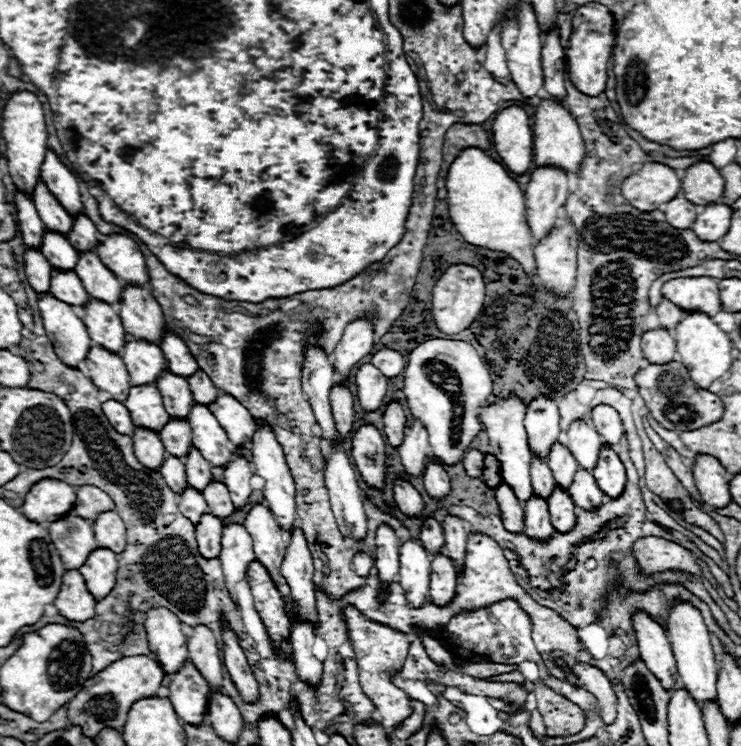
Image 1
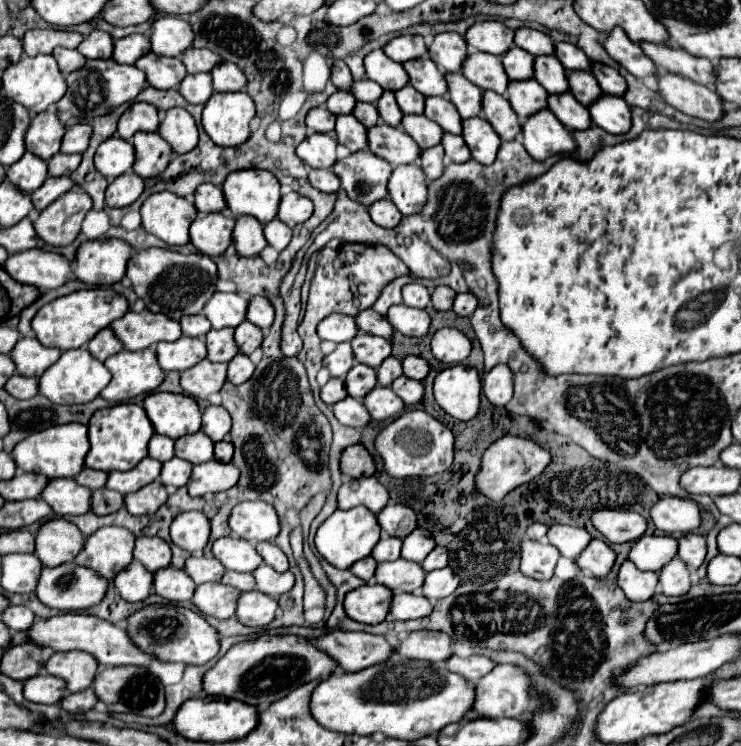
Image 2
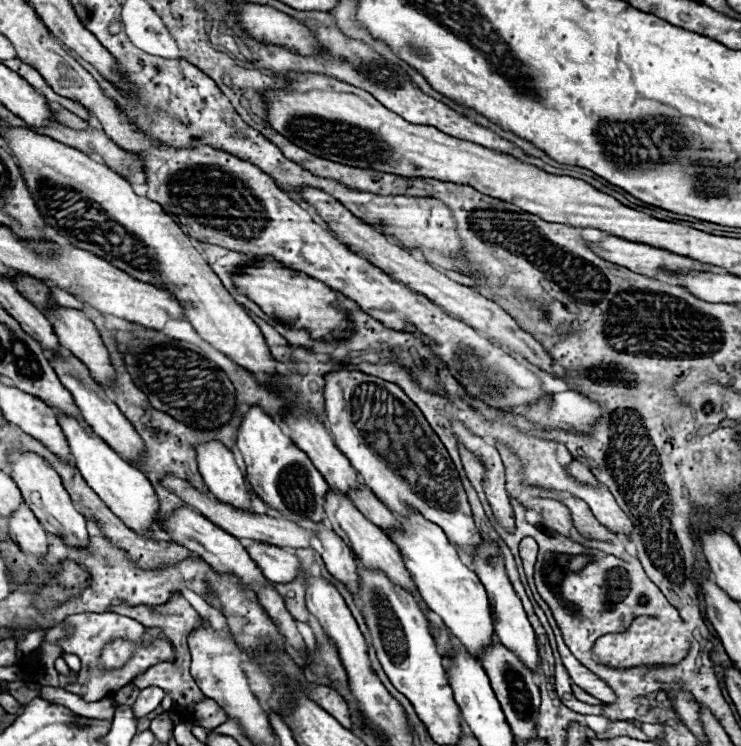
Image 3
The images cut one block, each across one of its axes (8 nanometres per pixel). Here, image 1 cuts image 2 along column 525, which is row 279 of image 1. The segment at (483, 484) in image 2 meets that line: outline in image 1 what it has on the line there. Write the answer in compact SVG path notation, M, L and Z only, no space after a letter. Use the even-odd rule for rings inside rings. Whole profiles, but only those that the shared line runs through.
M454 264L450 266L434 284L432 290L432 316L436 326L446 334L458 334L460 330L468 328L472 320L480 314L484 302L484 278L476 266L470 264Z

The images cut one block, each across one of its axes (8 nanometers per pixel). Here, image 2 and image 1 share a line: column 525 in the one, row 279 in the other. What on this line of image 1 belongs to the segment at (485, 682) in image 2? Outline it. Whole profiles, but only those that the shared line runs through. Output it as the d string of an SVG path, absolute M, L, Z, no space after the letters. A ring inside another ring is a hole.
M690 276L690 278L672 278L662 286L662 294L680 304L684 310L708 312L714 316L722 310L716 280L710 276Z

